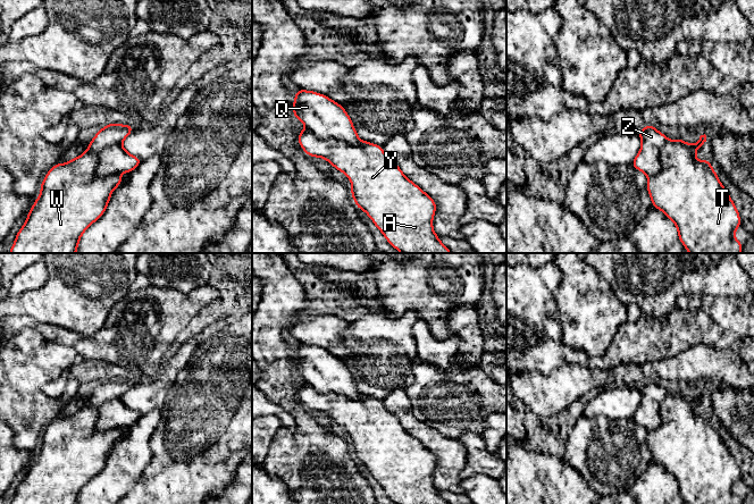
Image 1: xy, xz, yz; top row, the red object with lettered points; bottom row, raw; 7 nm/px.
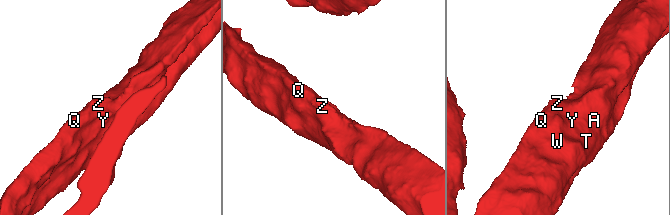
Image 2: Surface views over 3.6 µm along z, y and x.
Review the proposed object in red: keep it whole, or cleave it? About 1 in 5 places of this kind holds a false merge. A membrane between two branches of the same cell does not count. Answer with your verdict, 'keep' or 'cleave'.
keep

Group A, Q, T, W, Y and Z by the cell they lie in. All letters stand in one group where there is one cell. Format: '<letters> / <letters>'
A Q T W Y Z

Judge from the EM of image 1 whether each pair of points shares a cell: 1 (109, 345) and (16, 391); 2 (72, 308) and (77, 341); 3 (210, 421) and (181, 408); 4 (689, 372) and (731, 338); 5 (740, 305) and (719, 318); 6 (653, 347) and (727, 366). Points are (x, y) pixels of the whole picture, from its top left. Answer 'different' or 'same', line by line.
1: different
2: different
3: same
4: different
5: same
6: different

